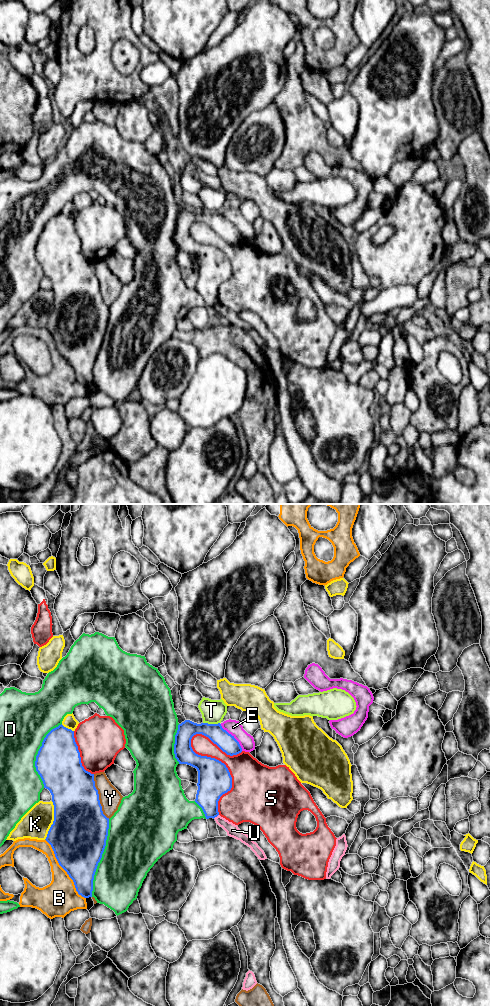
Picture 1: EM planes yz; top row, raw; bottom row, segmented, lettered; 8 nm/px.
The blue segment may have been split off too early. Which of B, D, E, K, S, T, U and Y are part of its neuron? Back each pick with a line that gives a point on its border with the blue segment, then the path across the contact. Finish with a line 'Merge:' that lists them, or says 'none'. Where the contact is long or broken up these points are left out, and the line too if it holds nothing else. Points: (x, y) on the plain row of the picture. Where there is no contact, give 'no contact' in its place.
Merge: none

